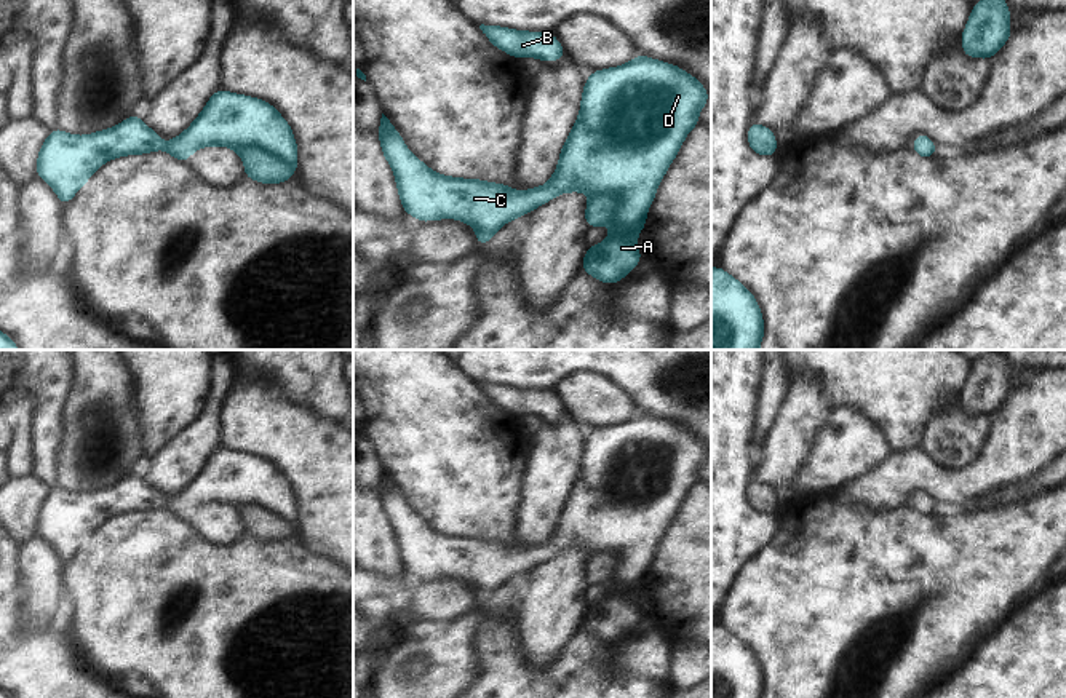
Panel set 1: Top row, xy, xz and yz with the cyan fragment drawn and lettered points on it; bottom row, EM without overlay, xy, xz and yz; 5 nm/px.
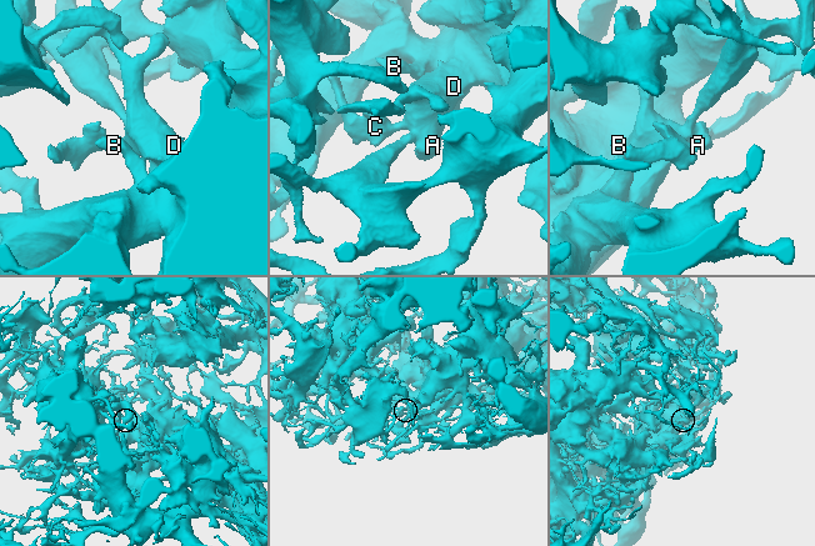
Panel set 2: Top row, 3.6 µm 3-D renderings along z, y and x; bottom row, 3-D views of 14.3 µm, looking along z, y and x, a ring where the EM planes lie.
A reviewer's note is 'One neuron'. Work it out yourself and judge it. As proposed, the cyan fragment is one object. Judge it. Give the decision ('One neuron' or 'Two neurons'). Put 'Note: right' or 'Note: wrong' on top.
Note: right
One neuron

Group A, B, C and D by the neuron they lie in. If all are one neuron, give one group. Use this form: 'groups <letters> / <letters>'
groups A B C D

